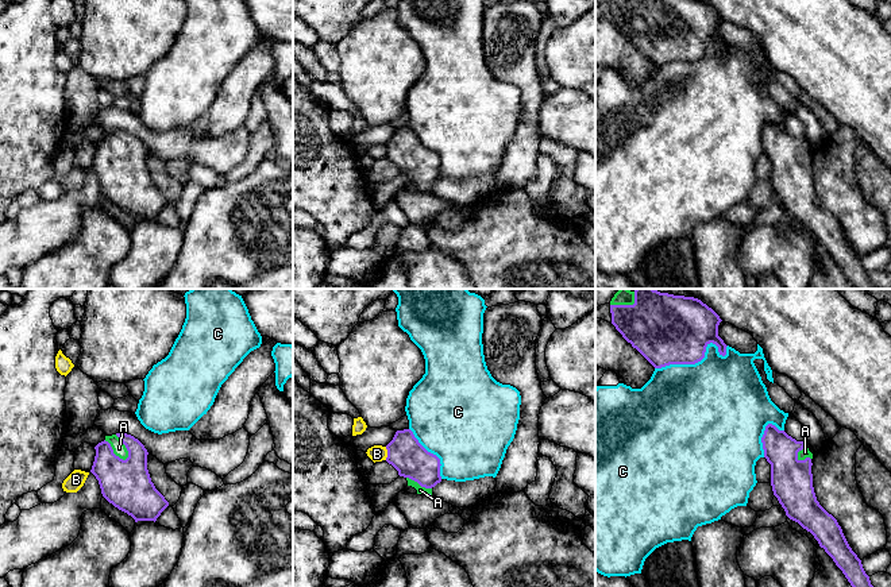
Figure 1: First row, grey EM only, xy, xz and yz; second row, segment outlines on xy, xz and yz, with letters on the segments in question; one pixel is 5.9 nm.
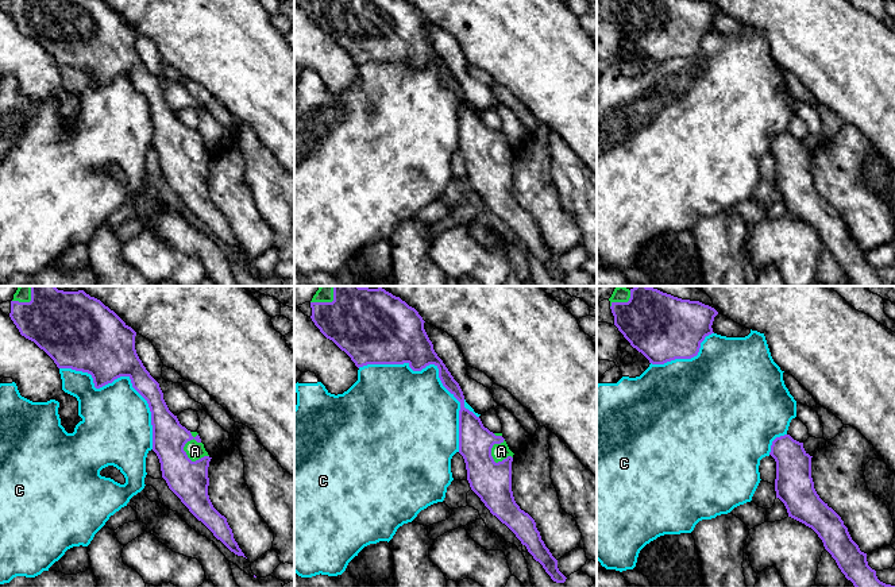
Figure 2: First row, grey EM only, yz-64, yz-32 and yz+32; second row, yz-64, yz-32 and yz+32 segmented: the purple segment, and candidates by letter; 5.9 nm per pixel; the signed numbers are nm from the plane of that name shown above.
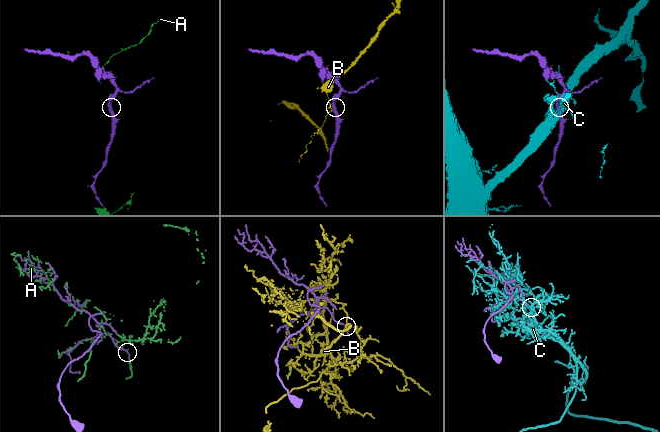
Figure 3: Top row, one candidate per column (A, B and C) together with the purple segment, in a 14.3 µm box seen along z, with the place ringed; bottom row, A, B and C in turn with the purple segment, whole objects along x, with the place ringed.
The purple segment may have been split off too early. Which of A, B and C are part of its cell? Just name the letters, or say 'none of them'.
A

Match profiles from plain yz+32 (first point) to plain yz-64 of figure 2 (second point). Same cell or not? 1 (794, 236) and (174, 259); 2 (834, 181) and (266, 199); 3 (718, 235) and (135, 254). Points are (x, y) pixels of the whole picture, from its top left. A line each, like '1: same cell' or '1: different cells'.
1: same cell
2: different cells
3: different cells

